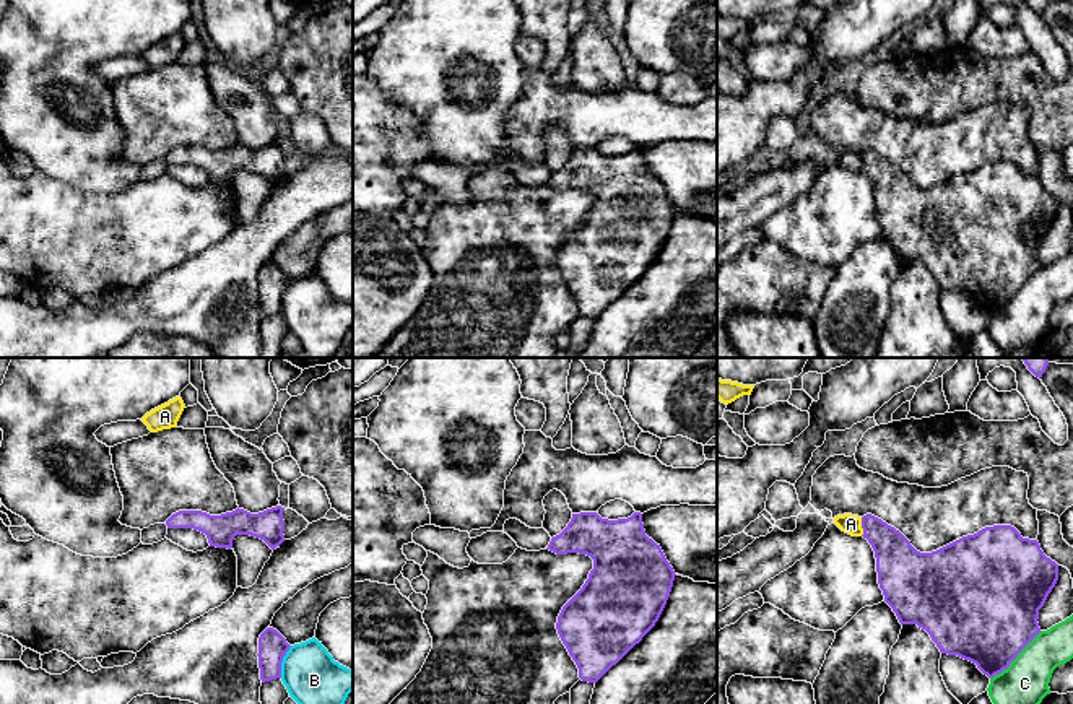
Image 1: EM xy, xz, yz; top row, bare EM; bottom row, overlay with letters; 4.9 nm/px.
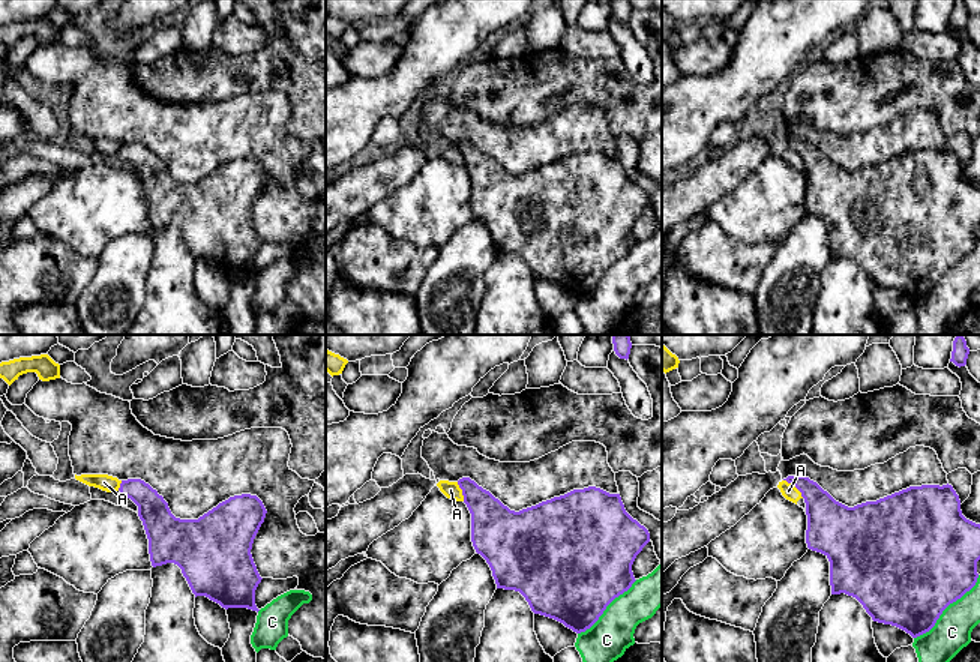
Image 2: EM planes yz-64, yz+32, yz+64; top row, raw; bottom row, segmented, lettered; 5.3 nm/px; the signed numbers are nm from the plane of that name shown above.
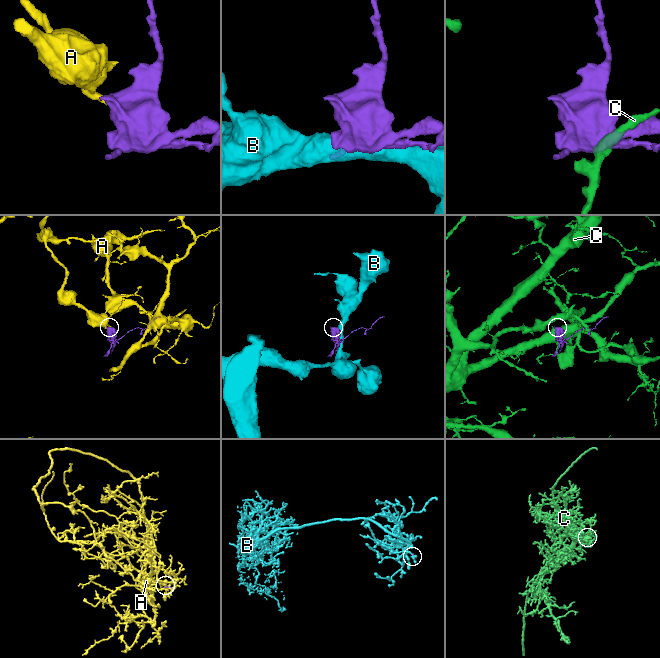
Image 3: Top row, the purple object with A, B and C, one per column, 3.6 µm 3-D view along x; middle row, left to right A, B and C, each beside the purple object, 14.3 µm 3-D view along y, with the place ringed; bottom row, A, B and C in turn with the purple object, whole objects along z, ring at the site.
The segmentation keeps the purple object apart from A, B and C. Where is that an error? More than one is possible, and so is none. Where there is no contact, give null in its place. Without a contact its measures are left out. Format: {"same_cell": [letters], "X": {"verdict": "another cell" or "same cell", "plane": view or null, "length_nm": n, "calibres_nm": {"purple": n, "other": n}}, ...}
{"same_cell": [], "A": {"verdict": "another cell", "plane": "yz", "length_nm": 100, "calibres_nm": {"purple": 220, "other": 100}}, "B": {"verdict": "another cell", "plane": "xy", "length_nm": 170, "calibres_nm": {"purple": 140, "other": 280}}, "C": {"verdict": "another cell", "plane": "yz", "length_nm": 340, "calibres_nm": {"purple": 480, "other": 220}}}

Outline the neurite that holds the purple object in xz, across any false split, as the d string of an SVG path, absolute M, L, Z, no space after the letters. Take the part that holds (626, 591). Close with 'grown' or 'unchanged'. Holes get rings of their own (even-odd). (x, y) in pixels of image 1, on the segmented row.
M597 512L572 514L567 527L551 538L546 550L593 559L589 579L563 606L556 629L579 668L579 678L597 683L655 626L676 574L660 545L645 535L641 512L618 520L602 519Z | unchanged

